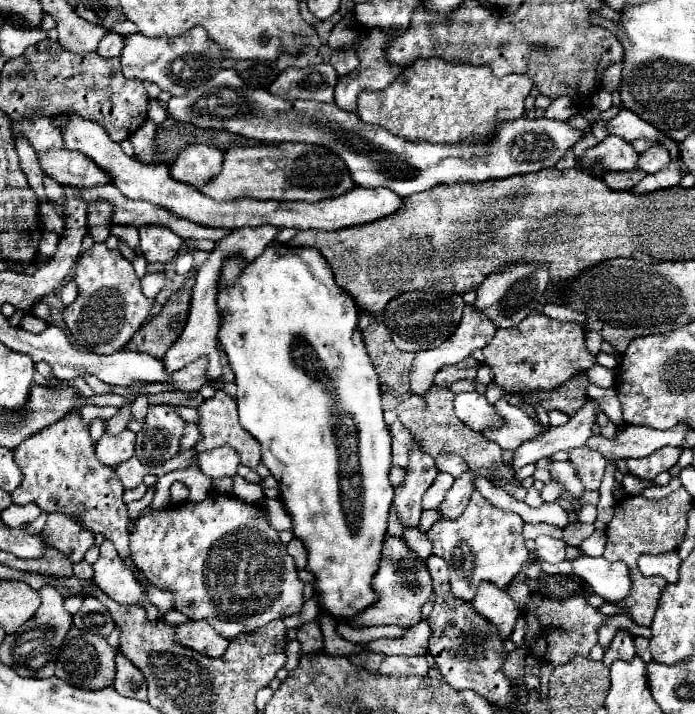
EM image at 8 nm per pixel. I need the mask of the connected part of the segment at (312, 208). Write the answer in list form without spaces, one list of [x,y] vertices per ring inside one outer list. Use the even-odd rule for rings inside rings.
[[[77,113],[63,115],[65,127],[63,139],[65,149],[79,151],[93,159],[103,171],[107,171],[113,177],[113,185],[129,199],[141,199],[155,205],[163,205],[169,211],[173,211],[177,217],[187,217],[199,225],[207,227],[225,227],[225,229],[239,229],[239,227],[259,227],[259,225],[275,225],[275,227],[293,227],[293,229],[319,229],[319,231],[335,231],[355,225],[365,225],[383,217],[389,217],[397,213],[403,207],[403,197],[399,197],[391,189],[363,189],[355,187],[351,193],[345,193],[335,199],[323,199],[317,203],[305,203],[305,201],[261,201],[261,199],[233,199],[233,201],[215,201],[205,197],[201,191],[197,191],[191,185],[183,185],[179,181],[173,181],[169,175],[169,167],[165,163],[159,165],[143,165],[141,161],[135,161],[135,157],[127,157],[119,143],[113,143],[109,135],[91,119],[85,119]]]

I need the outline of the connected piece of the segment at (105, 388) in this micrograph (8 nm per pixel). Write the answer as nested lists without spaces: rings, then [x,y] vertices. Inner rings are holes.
[[[83,377],[85,379],[85,383],[97,393],[97,395],[103,395],[103,393],[113,393],[113,387],[109,387],[109,385],[105,385],[103,381],[99,381],[97,377]]]

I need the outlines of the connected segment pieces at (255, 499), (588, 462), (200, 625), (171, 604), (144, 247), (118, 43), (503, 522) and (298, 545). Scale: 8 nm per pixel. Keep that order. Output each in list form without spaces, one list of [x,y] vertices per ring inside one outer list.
[[[239,475],[233,477],[233,495],[239,497],[241,501],[245,501],[245,503],[251,503],[251,505],[259,505],[263,501],[261,485],[253,485]]]
[[[585,447],[573,449],[569,453],[569,459],[575,465],[577,477],[581,479],[583,487],[587,491],[597,491],[601,485],[607,461],[603,461],[603,457],[599,457],[599,453],[595,453],[593,449],[585,449]]]
[[[187,621],[175,629],[175,643],[203,653],[207,657],[223,657],[229,641],[219,637],[207,621]]]
[[[135,569],[135,573],[137,573],[137,581],[145,585],[147,593],[149,593],[149,601],[159,609],[159,615],[161,615],[161,617],[165,617],[169,611],[175,609],[175,599],[173,599],[173,595],[171,595],[167,589],[159,589],[159,587],[151,585],[141,571]]]
[[[159,225],[143,227],[141,233],[141,247],[139,253],[147,259],[147,263],[169,263],[181,249],[183,241],[171,233],[171,229],[163,229]]]
[[[107,33],[107,37],[103,37],[103,39],[99,41],[97,53],[99,53],[101,57],[105,57],[105,59],[111,59],[111,57],[119,57],[121,49],[123,49],[123,39],[121,39],[121,35],[119,35],[119,33]]]
[[[475,491],[463,515],[455,521],[437,521],[427,537],[433,543],[433,553],[443,557],[449,565],[449,585],[455,599],[473,601],[479,583],[489,581],[505,589],[511,579],[529,561],[529,551],[521,535],[523,519],[517,513],[499,511],[479,491]]]
[[[291,539],[289,541],[287,553],[295,559],[297,569],[305,569],[305,565],[307,565],[307,551],[305,551],[305,547],[303,547],[303,543],[299,539]]]

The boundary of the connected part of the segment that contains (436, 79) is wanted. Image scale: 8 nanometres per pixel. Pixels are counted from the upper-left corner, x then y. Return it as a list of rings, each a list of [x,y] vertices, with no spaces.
[[[439,57],[417,59],[387,89],[363,91],[357,99],[357,115],[363,123],[383,125],[409,141],[455,143],[471,135],[489,139],[499,121],[523,117],[531,87],[531,77],[507,75],[497,79],[487,65],[455,65]]]

